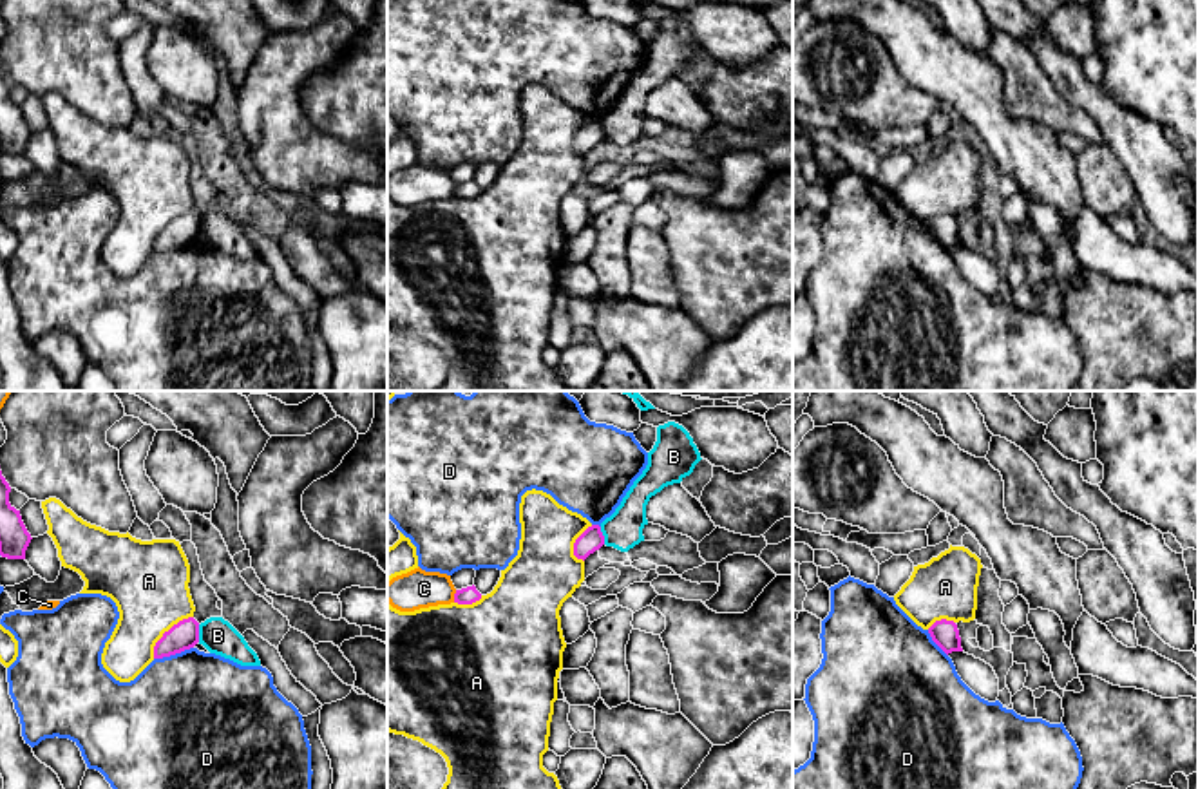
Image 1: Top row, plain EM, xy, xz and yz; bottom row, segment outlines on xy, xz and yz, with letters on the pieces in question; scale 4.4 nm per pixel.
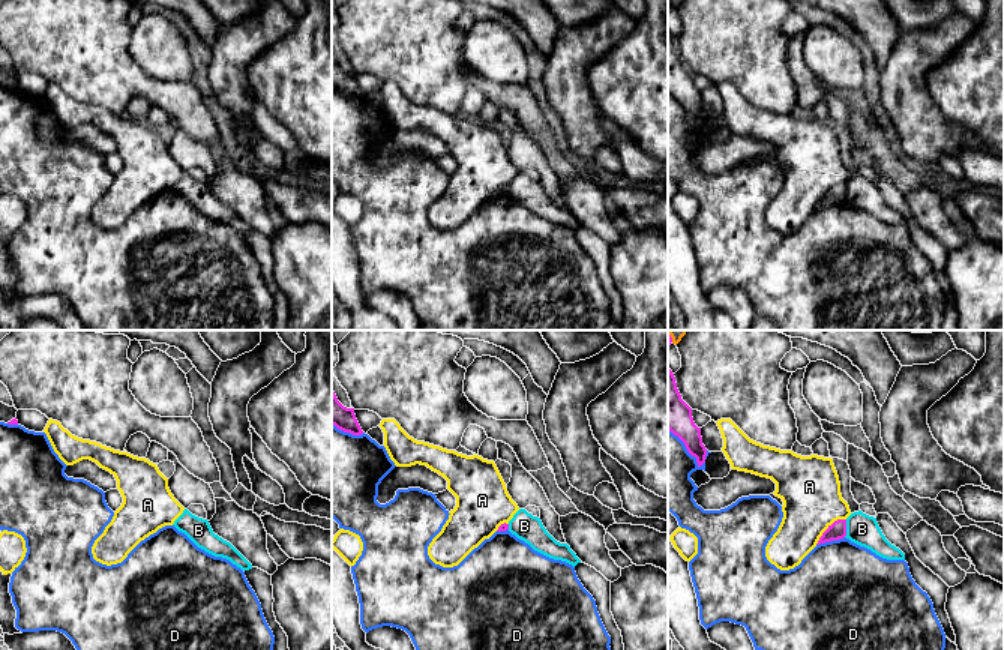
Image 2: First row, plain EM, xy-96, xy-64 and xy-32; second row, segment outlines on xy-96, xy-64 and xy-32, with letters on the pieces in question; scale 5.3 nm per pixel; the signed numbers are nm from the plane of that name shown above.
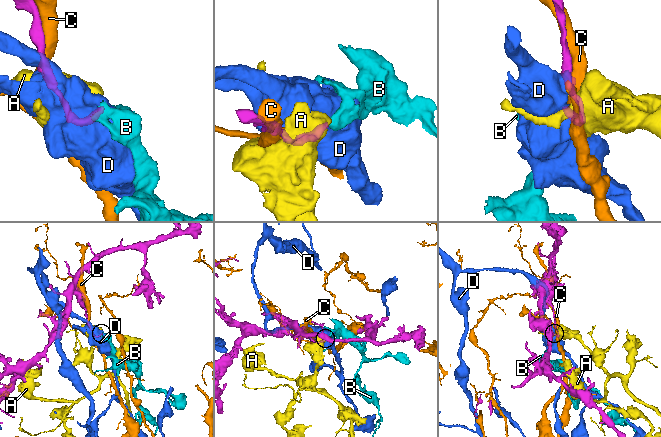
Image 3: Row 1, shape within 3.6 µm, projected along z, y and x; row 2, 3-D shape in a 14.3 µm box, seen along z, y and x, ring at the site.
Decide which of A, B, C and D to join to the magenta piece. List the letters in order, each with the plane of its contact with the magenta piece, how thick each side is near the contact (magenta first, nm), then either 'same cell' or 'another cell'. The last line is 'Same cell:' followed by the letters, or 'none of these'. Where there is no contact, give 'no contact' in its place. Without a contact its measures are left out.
A: xy | 130/360 nm | another cell
B: xy | 130/160 nm | another cell
C: xz | 80/170 nm | another cell
D: xy | 130/500 nm | another cell
Same cell: none of these

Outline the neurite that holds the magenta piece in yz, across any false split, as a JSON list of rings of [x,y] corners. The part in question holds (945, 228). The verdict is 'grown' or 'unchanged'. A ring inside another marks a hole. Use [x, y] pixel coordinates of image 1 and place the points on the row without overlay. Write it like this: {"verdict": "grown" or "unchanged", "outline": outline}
{"verdict": "unchanged", "outline": [[[936,215],[930,223],[928,228],[932,235],[948,250],[952,246],[963,246],[961,242],[961,232],[957,219],[954,215]]]}

